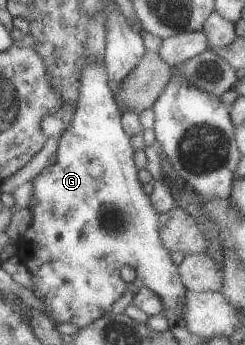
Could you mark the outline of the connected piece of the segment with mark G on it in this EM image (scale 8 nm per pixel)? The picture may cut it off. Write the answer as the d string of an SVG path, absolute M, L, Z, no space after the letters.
M87 63L87 71L83 71L82 83L82 98L79 100L78 111L76 113L75 121L71 123L67 133L62 137L58 151L56 153L58 161L55 164L49 164L42 172L32 181L34 184L34 195L32 196L28 208L33 214L33 222L26 231L25 235L21 236L21 254L20 256L26 259L41 259L41 261L26 261L27 265L32 271L32 280L35 281L35 296L37 296L43 303L45 303L45 312L49 314L58 323L74 323L80 329L87 328L93 325L95 321L99 321L105 317L105 313L111 311L113 305L129 291L130 283L125 282L121 277L121 268L124 265L132 265L138 271L140 282L142 285L150 287L163 299L163 303L167 306L167 310L181 316L182 321L187 317L187 291L189 291L186 283L183 281L182 268L177 265L171 257L171 251L165 247L163 237L161 237L162 227L162 213L155 209L151 195L145 191L145 184L141 181L139 173L139 165L135 161L135 147L133 147L133 139L131 135L125 131L123 125L122 107L116 98L114 88L111 87L110 67L105 63Z

